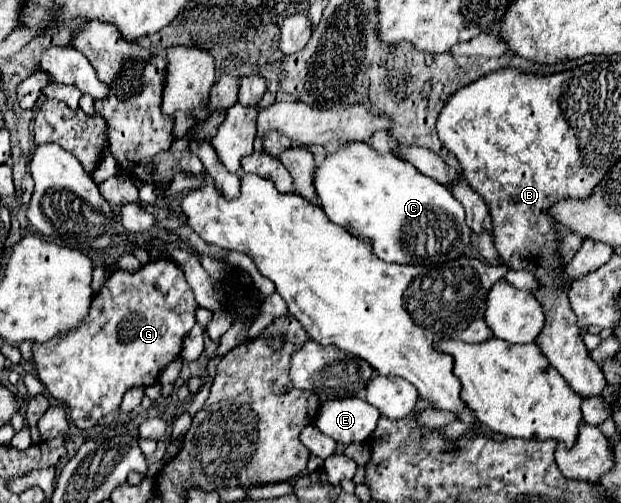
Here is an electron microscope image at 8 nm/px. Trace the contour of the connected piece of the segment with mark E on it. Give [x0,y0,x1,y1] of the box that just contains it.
[314,397,380,445]

